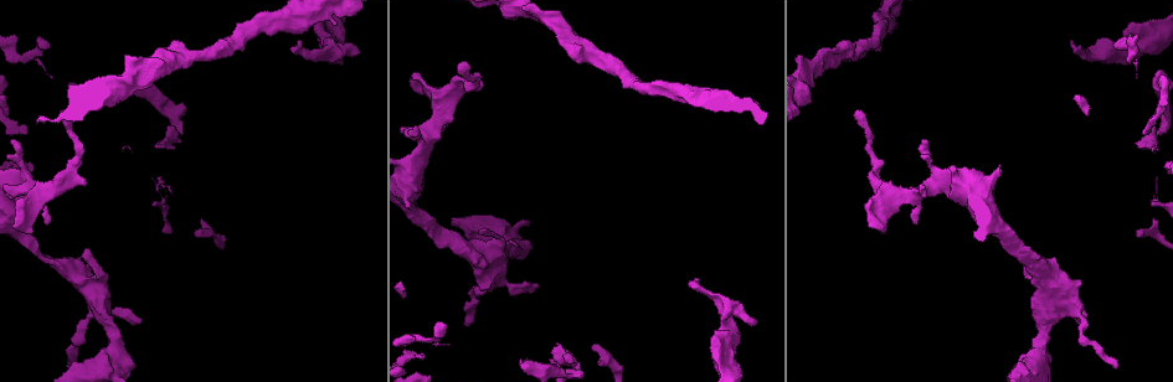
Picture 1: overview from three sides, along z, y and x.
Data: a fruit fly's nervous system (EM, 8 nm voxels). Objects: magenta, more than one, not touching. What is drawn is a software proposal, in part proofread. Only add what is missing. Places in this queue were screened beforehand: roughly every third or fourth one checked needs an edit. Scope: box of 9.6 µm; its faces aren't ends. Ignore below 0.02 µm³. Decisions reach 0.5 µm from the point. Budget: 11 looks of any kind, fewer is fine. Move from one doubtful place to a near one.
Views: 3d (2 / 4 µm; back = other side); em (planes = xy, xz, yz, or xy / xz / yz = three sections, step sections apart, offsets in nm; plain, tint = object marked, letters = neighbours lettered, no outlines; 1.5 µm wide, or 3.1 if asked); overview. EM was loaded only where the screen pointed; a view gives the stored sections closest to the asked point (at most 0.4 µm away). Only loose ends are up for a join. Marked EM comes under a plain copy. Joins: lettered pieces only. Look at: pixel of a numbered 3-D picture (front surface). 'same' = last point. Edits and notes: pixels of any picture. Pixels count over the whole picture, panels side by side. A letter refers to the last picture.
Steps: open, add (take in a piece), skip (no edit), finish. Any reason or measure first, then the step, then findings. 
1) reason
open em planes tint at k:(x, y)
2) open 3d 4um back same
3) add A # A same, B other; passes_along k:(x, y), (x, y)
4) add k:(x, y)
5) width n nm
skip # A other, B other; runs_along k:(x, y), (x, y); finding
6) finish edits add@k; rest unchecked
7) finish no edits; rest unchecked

free end
open 3d 2um at 1:(465, 321)

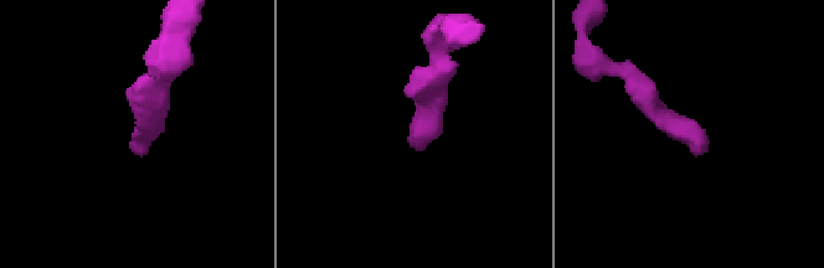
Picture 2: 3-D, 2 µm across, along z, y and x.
need the tissue
open em xz step 8 letters at 2:(407, 140)

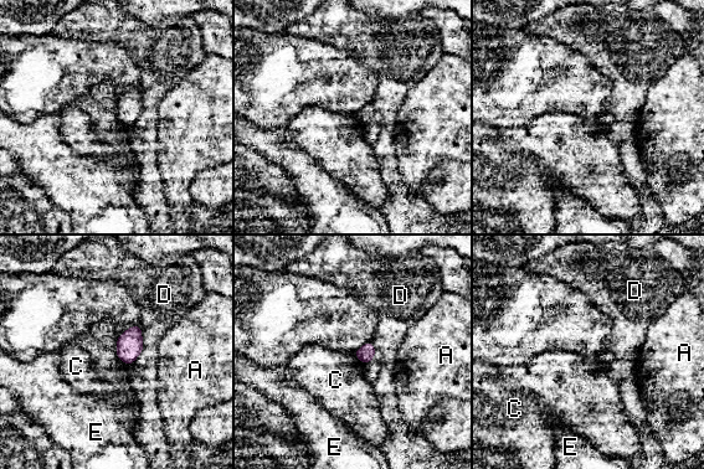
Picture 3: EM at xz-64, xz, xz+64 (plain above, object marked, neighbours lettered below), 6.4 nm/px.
skip # A other, C other, D other, E other; border 3:(116, 341), (117, 356), (129, 365); none of them fits

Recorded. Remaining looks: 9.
an open end
open em planes letters at 1:(535, 286)

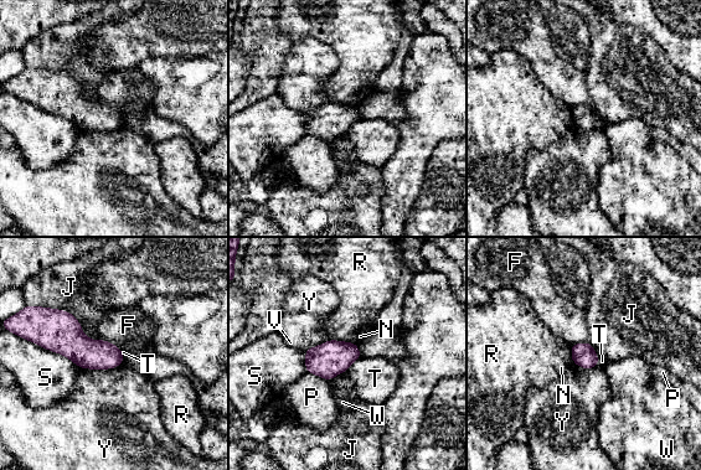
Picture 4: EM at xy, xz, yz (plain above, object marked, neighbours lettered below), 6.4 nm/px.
width 150 nm
skip # F other, J other, N other, P other, R other, S other, T other, V other, W other, Y other; border 4:(361, 356), (345, 371); none of them fits

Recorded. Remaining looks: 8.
thick end
open em yz step 4 letters at 1:(733, 320)

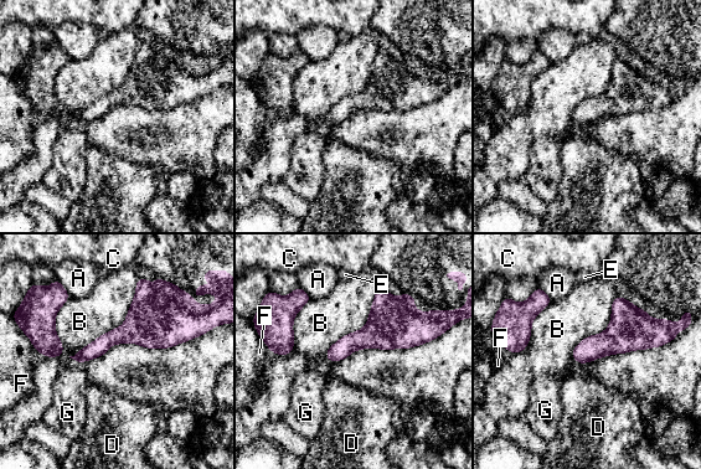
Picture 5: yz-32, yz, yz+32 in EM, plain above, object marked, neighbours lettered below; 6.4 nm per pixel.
skip # A other, B other, C other, D other, E other, F other, G other; border 5:(138, 281), (125, 320), (73, 361); no lettered piece goes on from it

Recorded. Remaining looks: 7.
end of a long branch
open 3d 2um at 1:(462, 64)

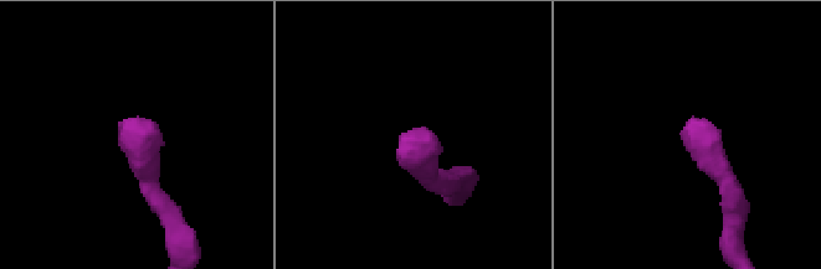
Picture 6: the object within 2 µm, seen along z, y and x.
open em xy step 4 letters at 6:(683, 131)

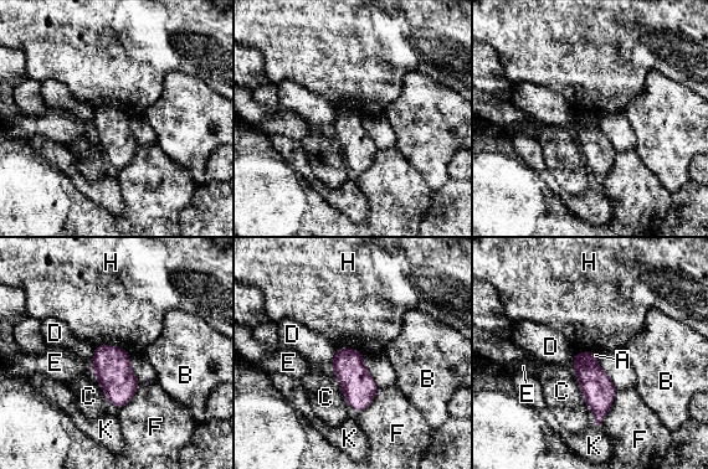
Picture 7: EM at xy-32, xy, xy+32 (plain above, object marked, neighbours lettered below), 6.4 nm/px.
cut it another way
open em planes letters same

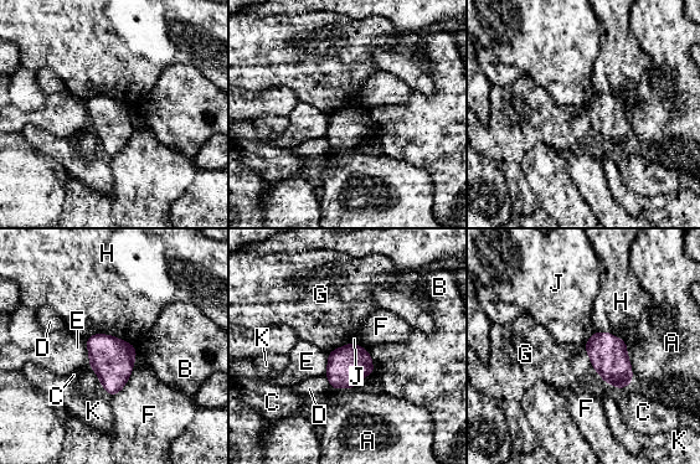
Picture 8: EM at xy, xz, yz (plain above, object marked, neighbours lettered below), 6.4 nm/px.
width 240 nm; longest_contact H 320 nm
skip # A other, B other, C other, D other, E other, F other, G other, H other, J other, K other; no lettered piece goes on from it

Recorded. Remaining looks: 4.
finish no edits; rest unchecked

